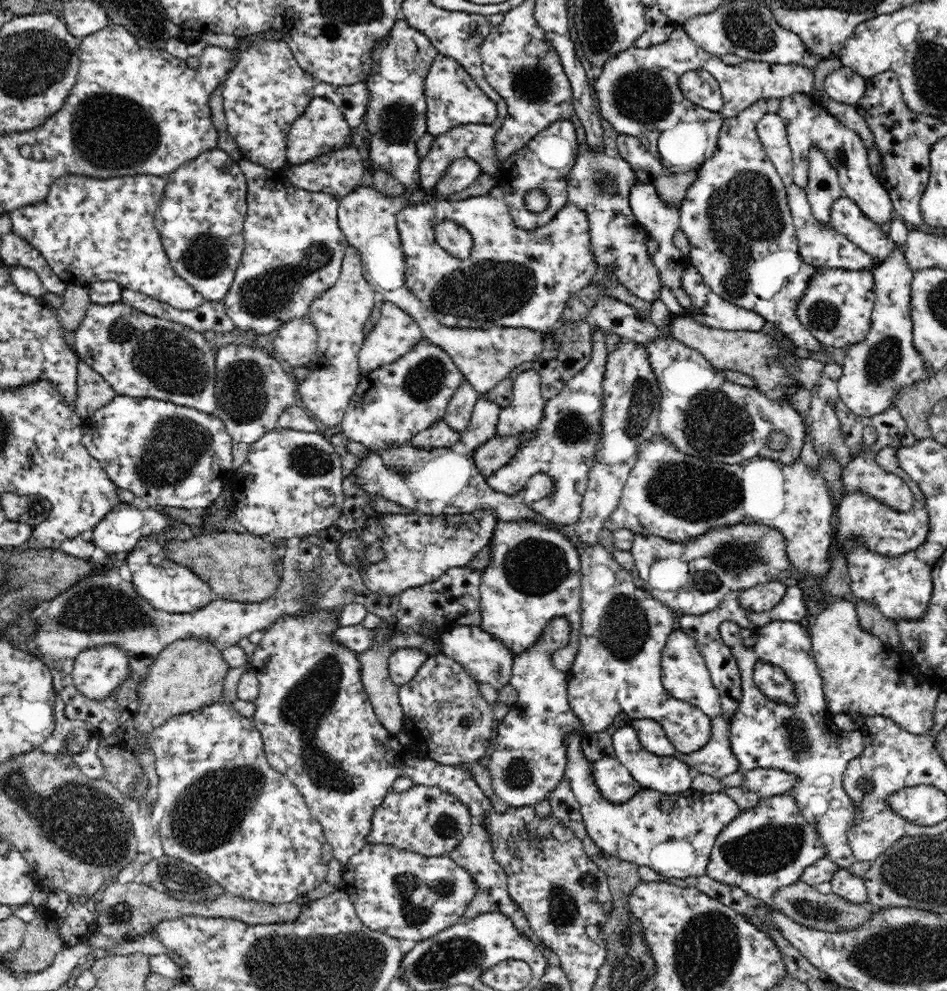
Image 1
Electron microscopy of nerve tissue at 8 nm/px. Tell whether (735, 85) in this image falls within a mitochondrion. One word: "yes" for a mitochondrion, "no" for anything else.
no

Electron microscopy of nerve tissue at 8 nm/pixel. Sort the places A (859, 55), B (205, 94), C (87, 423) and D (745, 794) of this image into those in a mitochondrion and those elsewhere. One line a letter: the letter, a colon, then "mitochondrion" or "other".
A: other
B: other
C: other
D: other

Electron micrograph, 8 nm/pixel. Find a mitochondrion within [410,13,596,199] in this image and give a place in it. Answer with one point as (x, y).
(533, 84)

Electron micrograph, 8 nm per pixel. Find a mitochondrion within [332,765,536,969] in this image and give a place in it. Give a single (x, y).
(419, 893)

